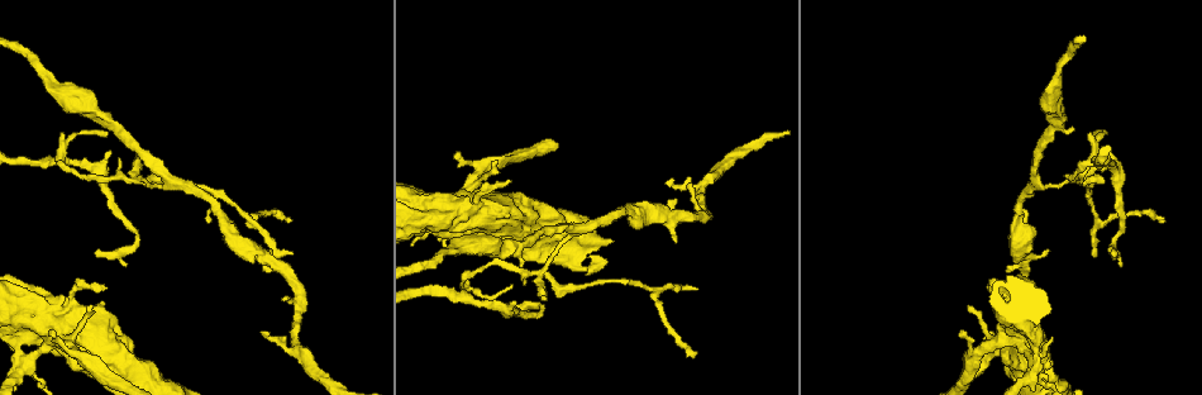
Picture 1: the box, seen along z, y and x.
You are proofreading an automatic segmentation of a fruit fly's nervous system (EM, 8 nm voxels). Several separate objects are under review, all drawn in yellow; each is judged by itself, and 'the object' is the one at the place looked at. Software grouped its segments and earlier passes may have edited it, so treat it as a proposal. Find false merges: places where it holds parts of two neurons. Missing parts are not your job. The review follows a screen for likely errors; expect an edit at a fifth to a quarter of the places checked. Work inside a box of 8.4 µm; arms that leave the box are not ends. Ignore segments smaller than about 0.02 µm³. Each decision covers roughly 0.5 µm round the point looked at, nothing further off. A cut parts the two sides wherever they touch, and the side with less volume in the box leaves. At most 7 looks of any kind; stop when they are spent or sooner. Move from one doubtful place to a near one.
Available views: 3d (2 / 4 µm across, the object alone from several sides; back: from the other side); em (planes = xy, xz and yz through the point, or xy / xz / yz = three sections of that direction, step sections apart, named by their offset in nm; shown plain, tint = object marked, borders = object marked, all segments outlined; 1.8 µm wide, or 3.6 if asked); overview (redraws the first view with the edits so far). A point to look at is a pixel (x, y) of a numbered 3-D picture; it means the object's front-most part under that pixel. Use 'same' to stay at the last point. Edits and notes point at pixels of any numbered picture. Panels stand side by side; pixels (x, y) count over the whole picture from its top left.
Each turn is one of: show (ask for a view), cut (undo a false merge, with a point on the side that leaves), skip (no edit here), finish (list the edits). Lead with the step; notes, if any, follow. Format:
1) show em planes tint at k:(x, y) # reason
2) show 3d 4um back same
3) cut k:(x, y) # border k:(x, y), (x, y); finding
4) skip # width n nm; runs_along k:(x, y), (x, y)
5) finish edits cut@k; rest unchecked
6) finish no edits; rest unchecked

show em planes tint at 1:(139, 177) # three arms meet

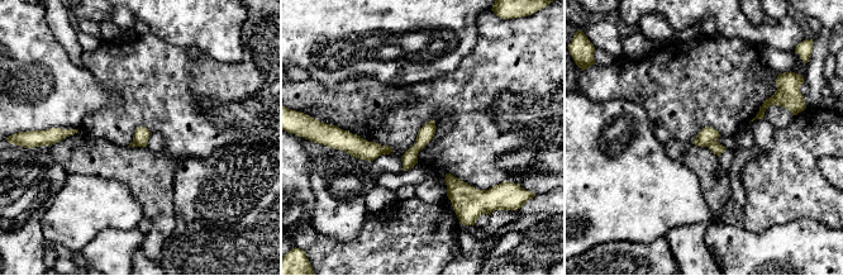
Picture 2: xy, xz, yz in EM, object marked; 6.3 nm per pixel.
cut 2:(715, 147) # border 2:(715, 139), (706, 146); two neurons meet here

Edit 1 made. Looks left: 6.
show overview

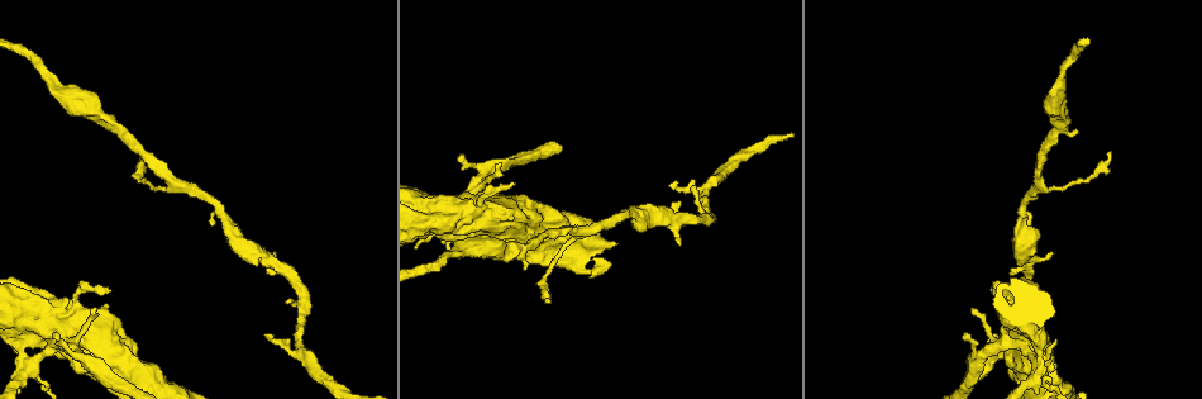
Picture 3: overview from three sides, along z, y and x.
show em 3.6um planes tint at 3:(53, 347) # sharp bend

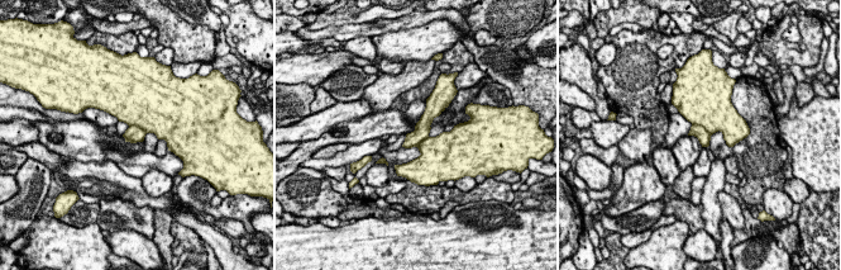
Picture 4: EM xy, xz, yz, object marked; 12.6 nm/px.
cut 4:(697, 131) # part_leaving 4:(439, 107), (407, 145); two neurons meet here

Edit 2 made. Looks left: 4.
finish edits cut@2, cut@4; rest unchecked

